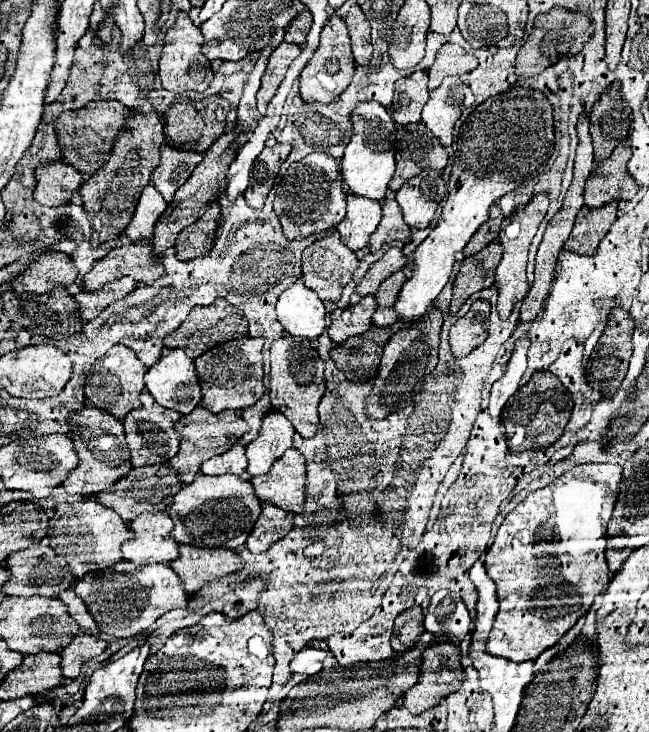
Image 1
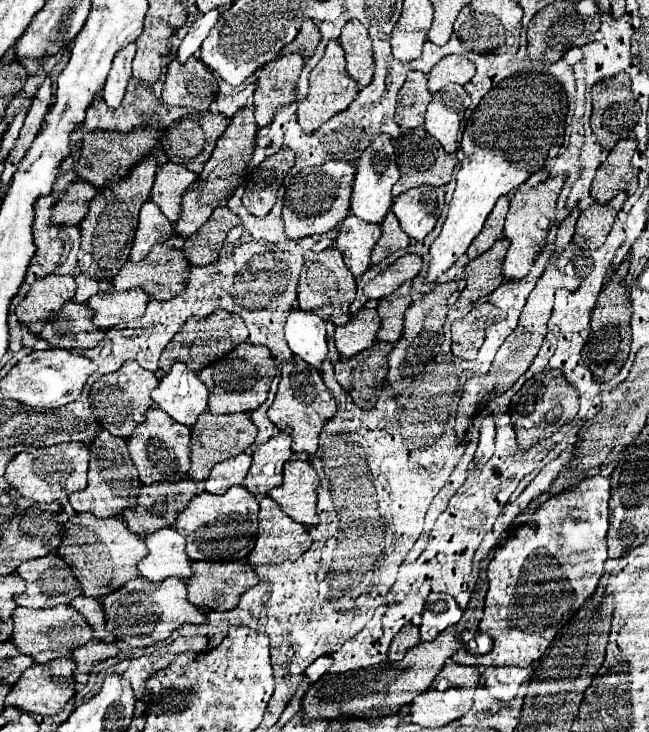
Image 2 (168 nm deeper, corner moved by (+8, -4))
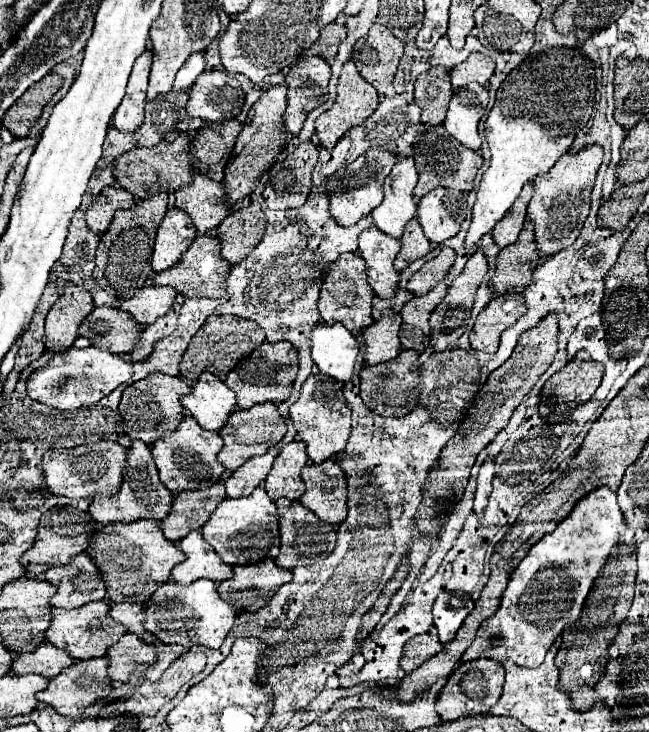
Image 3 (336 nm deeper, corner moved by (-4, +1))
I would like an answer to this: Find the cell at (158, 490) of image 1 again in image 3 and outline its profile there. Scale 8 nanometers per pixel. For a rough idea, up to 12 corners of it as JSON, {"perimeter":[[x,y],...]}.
{"perimeter":[[220,481],[174,495],[172,513],[160,521],[178,541],[200,529],[224,497]]}

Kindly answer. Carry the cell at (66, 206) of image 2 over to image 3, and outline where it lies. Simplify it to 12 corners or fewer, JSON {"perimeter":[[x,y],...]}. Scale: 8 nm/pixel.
{"perimeter":[[108,185],[86,209],[86,225],[104,233],[118,209],[130,209],[134,197]]}

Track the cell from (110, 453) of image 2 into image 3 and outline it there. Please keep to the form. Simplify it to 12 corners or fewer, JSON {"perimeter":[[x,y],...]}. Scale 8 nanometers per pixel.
{"perimeter":[[132,439],[116,497],[92,499],[100,523],[160,521],[168,491],[146,443]]}

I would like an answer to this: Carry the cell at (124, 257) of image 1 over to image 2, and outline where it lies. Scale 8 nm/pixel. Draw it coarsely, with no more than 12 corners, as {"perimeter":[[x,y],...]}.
{"perimeter":[[168,244],[128,262],[114,290],[142,288],[152,298],[176,298],[190,262]]}

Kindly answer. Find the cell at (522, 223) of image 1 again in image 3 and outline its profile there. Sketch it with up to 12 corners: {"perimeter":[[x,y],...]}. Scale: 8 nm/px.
{"perimeter":[[602,147],[534,179],[528,219],[540,259],[574,243]]}

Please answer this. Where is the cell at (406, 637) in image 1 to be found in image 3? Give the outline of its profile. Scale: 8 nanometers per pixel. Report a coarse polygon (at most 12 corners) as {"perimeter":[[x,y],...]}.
{"perimeter":[[434,633],[412,637],[404,645],[400,665],[410,673],[442,643]]}

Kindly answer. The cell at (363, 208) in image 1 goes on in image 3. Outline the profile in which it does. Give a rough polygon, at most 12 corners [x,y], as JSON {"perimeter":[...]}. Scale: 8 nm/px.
{"perimeter":[[368,227],[358,237],[368,283],[392,297],[400,241]]}

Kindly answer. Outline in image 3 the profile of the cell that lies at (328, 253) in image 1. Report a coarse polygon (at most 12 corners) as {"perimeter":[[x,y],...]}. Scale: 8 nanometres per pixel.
{"perimeter":[[344,253],[326,269],[318,311],[362,331],[374,293],[364,259]]}

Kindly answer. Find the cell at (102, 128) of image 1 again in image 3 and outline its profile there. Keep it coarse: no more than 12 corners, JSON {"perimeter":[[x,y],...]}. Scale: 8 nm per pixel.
{"perimeter":[[190,139],[132,147],[112,163],[134,197],[192,181]]}

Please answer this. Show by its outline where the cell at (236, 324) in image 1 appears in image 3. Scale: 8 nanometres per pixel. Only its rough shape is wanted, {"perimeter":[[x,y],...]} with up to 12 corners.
{"perimeter":[[236,315],[208,319],[184,351],[180,375],[224,379],[264,341]]}

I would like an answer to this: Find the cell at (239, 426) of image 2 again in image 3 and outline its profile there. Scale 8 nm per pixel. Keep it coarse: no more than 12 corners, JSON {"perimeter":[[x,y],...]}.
{"perimeter":[[274,403],[232,411],[220,435],[226,471],[286,433]]}

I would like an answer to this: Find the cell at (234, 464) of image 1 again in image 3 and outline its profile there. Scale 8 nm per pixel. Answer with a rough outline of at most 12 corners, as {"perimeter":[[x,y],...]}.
{"perimeter":[[278,449],[248,459],[224,481],[228,497],[250,495],[270,473]]}

